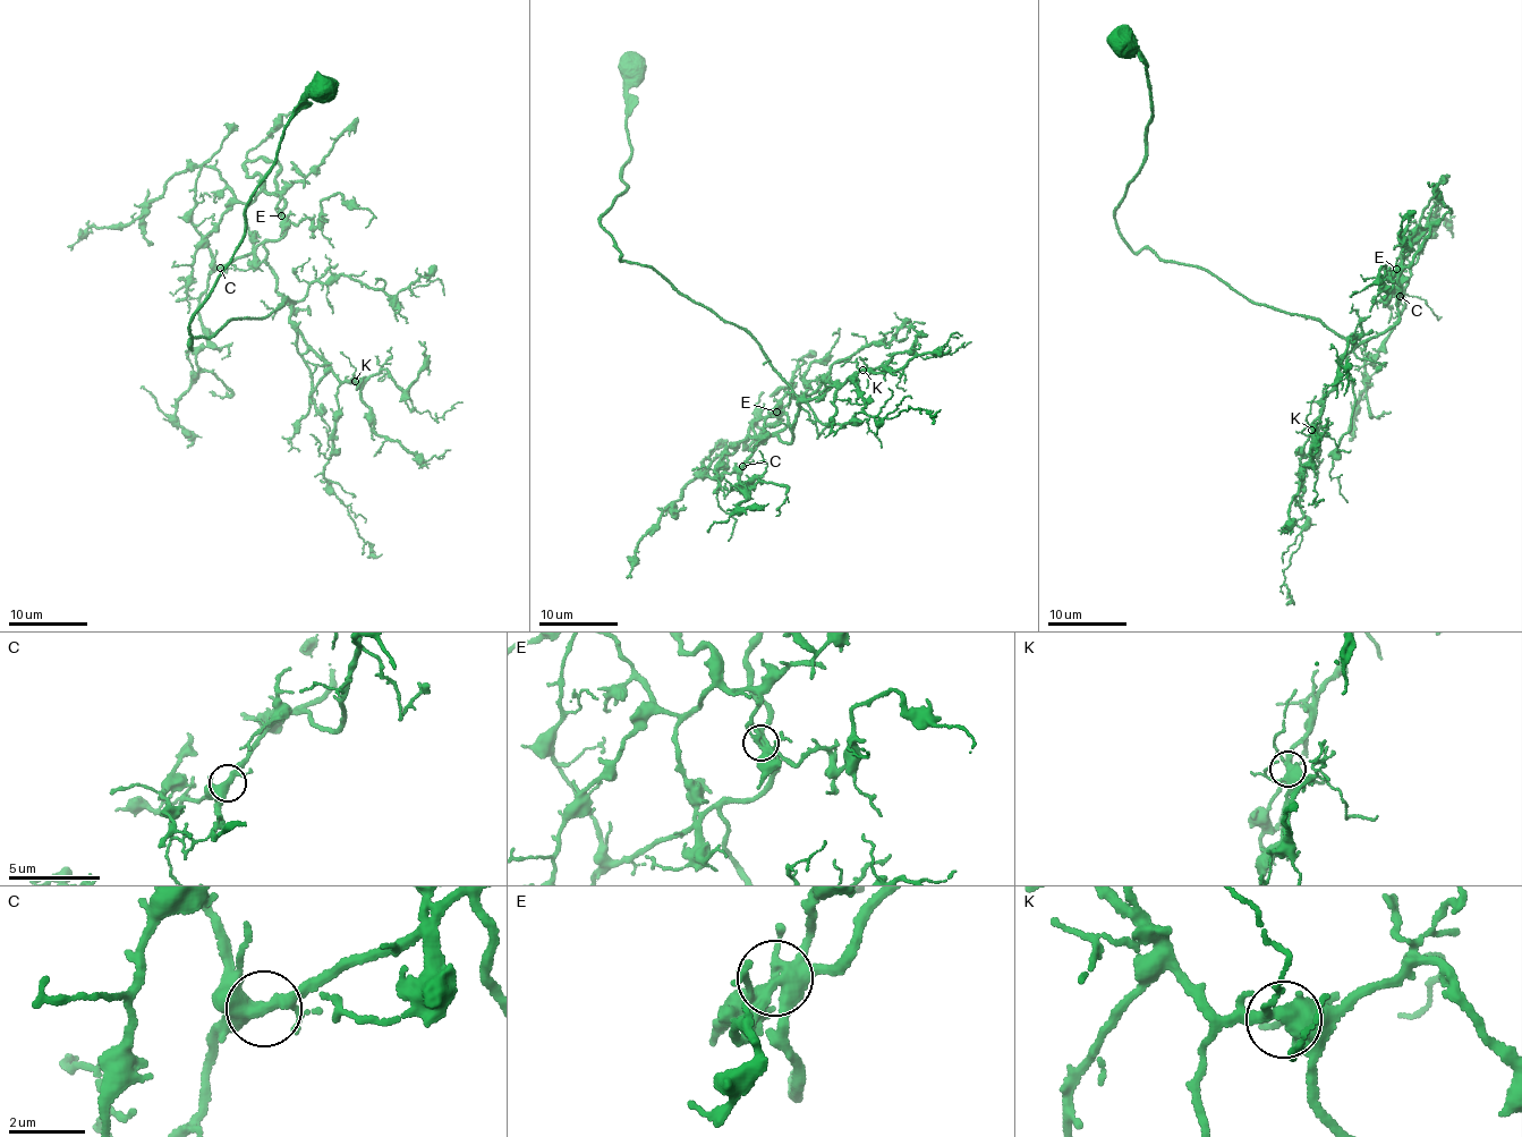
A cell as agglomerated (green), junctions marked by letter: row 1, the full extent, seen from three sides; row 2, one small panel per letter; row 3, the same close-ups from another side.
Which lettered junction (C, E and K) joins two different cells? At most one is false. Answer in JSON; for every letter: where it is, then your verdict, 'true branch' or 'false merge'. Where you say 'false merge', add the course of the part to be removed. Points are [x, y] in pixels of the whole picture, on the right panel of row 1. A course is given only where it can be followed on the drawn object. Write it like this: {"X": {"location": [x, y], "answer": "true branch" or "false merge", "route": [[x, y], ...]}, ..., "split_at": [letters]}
{"C": {"location": [1400, 296], "answer": "true branch"}, "E": {"location": [1396, 269], "answer": "true branch"}, "K": {"location": [1311, 430], "answer": "true branch"}, "split_at": []}

